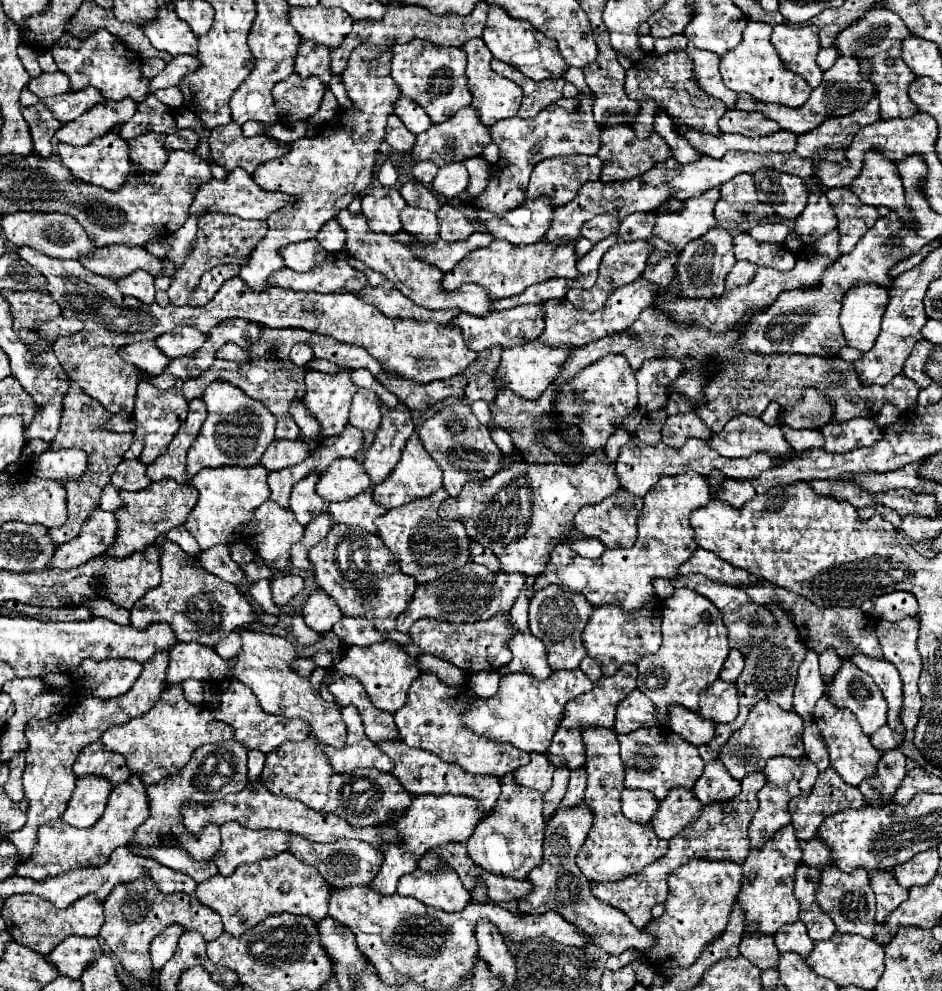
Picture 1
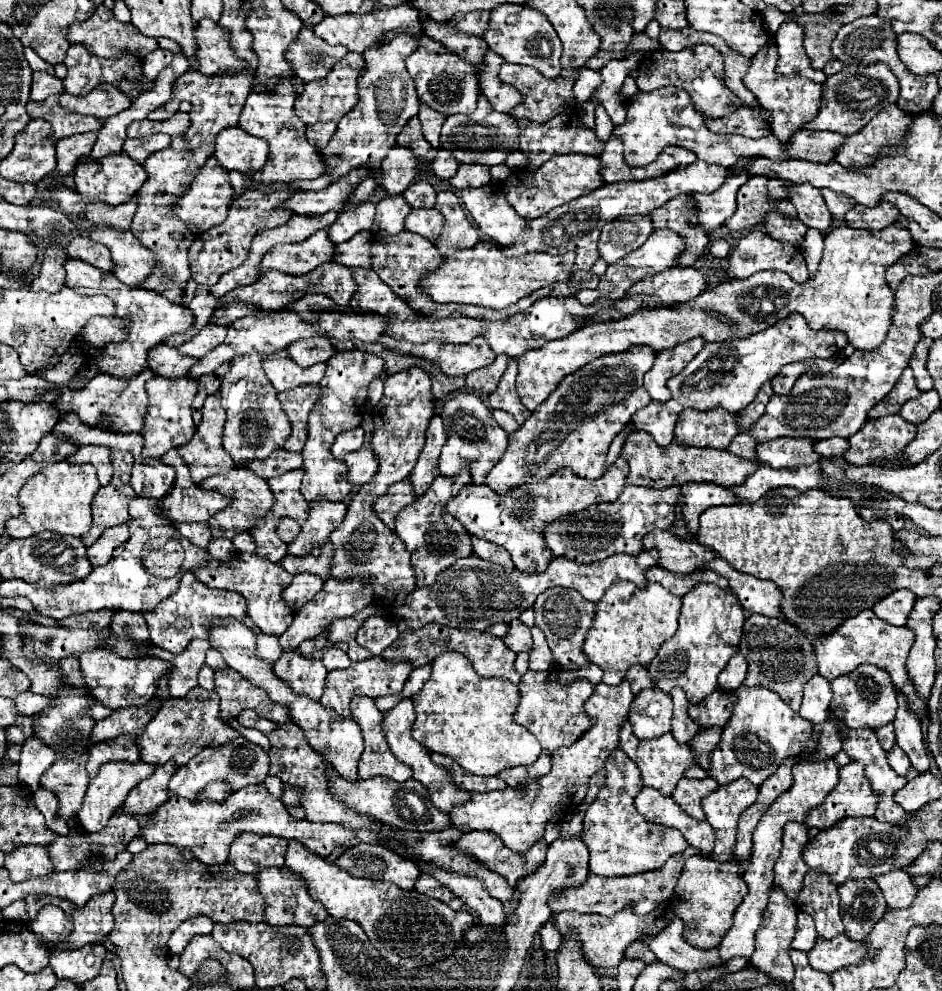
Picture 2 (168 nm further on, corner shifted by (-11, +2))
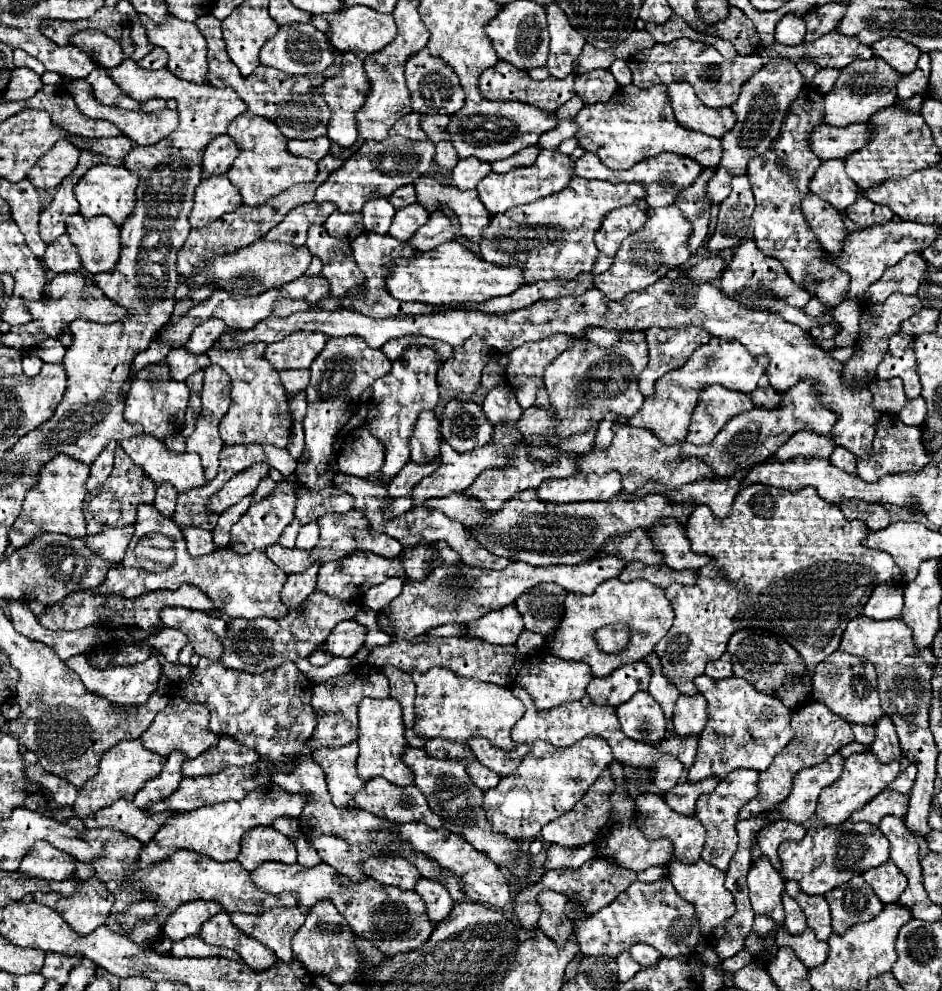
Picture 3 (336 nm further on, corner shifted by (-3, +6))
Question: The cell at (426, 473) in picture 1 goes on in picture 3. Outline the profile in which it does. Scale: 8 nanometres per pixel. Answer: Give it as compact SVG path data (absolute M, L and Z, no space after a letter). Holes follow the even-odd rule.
M420 412L412 440L412 462L422 466L440 458L440 420L434 412Z

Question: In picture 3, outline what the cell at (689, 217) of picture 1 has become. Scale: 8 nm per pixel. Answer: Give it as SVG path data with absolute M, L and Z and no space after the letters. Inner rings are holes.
M772 60L766 66L762 66L740 90L740 96L732 110L736 112L736 128L728 132L728 136L722 138L724 156L718 164L716 174L708 182L708 200L712 206L718 206L724 198L730 194L730 180L736 174L744 174L748 160L754 156L764 154L772 140L778 136L780 126L784 122L784 112L788 112L788 104L798 96L800 88L804 86L804 76L798 72L796 64L792 60Z

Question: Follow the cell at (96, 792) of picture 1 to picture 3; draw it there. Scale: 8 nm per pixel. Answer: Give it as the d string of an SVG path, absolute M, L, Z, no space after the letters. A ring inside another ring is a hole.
M128 740L128 742L118 742L114 748L110 748L108 752L104 752L102 760L100 760L100 770L96 776L92 776L84 788L78 790L78 798L74 802L74 814L78 818L86 818L92 816L96 810L112 804L114 800L120 798L130 798L154 776L160 774L162 766L164 766L162 756L158 756L152 750L146 750L138 740Z

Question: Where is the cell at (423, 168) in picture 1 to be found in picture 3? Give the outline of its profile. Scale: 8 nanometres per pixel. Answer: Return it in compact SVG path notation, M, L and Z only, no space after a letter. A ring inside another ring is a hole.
M438 142L436 144L436 156L434 156L434 162L440 166L440 168L446 168L446 170L452 170L456 166L456 152L452 148L452 144L448 142Z

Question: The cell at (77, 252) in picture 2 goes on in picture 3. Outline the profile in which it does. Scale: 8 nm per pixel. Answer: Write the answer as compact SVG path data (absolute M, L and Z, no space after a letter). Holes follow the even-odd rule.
M62 234L56 242L48 244L44 252L46 268L60 274L60 272L72 272L82 266L82 258L78 254L78 248L70 242L68 234Z

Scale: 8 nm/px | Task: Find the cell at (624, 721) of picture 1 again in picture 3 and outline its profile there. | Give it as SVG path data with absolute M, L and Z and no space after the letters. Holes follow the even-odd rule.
M638 692L636 696L632 696L632 700L620 704L616 710L622 732L628 738L648 744L658 744L664 740L666 720L660 704L656 704L656 700L648 692Z

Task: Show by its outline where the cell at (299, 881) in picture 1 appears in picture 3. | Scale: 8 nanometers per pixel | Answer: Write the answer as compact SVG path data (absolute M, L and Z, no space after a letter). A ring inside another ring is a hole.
M280 906L252 916L234 912L230 918L242 932L246 932L248 936L260 940L270 950L274 950L282 962L290 962L294 958L290 940L294 932L304 924L306 914L298 906L292 908Z

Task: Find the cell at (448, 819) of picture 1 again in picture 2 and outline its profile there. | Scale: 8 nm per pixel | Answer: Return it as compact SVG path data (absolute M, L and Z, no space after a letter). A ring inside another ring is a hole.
M626 680L618 686L598 684L594 688L592 698L586 700L584 708L590 720L594 722L592 728L572 746L568 748L556 748L552 752L552 770L542 776L540 780L530 780L524 784L524 792L516 792L516 788L504 788L494 792L472 792L472 800L456 806L450 812L452 826L468 826L468 830L490 830L496 832L512 852L526 852L536 844L536 840L544 838L546 824L552 822L552 818L562 812L568 814L576 804L580 804L588 792L588 780L594 772L598 772L604 766L604 760L608 760L608 754L616 750L618 746L618 732L622 722L628 718L630 704L634 700L634 694Z

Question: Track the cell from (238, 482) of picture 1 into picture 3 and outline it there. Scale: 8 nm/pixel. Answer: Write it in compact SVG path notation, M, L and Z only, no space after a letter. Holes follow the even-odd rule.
M132 436L122 442L122 448L154 482L170 482L178 492L188 492L192 488L200 488L206 484L200 456L196 454L188 454L188 452L172 454L164 444L160 444L158 440L152 440L152 436Z

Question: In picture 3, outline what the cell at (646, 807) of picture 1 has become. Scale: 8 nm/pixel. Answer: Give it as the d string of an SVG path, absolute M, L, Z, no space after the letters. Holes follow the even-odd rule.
M640 792L636 798L636 824L638 828L646 834L646 838L656 840L656 838L670 838L674 842L674 858L684 860L684 862L696 862L700 860L702 846L706 842L706 832L704 826L696 816L684 816L674 812L662 796L652 794L652 792Z

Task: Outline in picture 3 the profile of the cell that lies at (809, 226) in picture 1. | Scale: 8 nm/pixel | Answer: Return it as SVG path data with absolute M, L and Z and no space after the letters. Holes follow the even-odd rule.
M842 160L824 162L816 170L816 174L814 174L814 178L810 180L808 186L810 186L812 194L830 202L840 212L844 212L858 198L856 182L850 180L848 174L844 172Z

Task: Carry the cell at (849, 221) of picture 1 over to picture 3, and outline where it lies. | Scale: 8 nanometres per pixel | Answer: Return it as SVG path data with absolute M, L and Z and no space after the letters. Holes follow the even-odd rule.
M859 196L856 202L845 210L845 214L860 228L890 222L894 216L894 212L888 206L874 204L863 196Z

